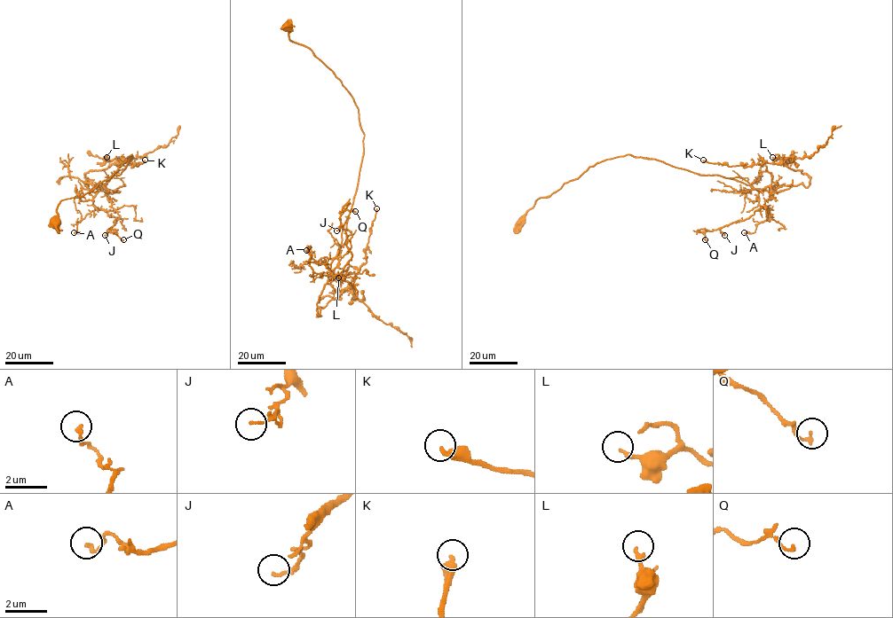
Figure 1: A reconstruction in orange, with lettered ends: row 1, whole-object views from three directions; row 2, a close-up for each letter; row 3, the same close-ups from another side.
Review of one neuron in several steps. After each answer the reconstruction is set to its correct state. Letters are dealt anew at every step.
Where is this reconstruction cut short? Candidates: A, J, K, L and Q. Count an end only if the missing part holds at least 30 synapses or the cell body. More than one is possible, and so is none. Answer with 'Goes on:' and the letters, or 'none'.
Goes on: none

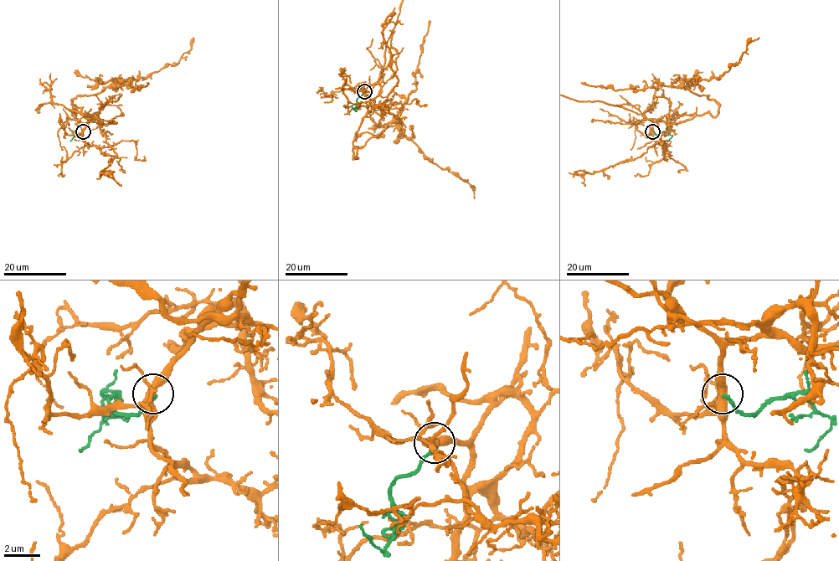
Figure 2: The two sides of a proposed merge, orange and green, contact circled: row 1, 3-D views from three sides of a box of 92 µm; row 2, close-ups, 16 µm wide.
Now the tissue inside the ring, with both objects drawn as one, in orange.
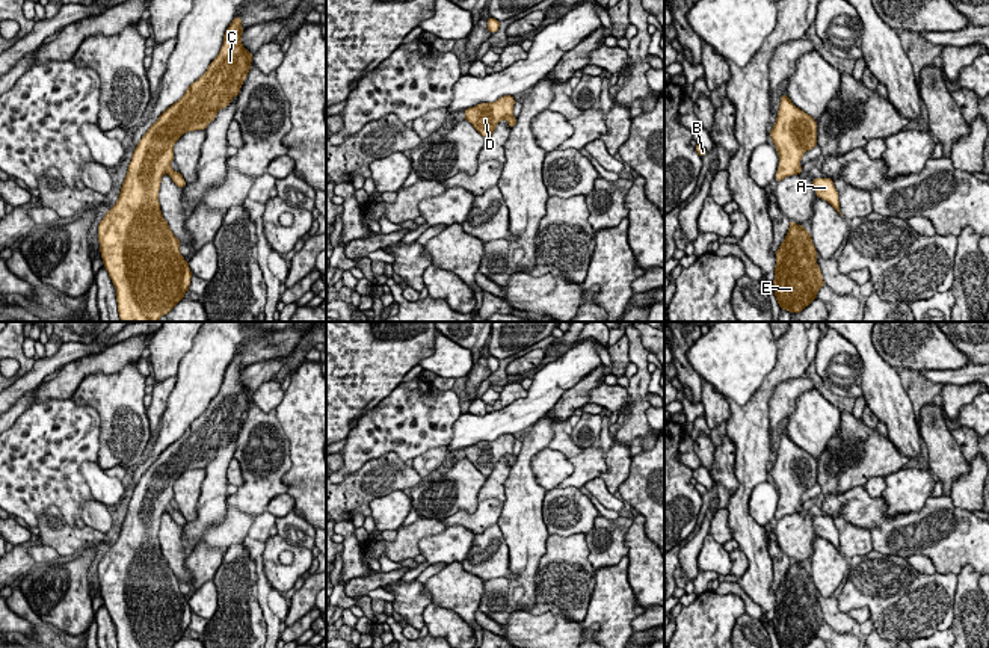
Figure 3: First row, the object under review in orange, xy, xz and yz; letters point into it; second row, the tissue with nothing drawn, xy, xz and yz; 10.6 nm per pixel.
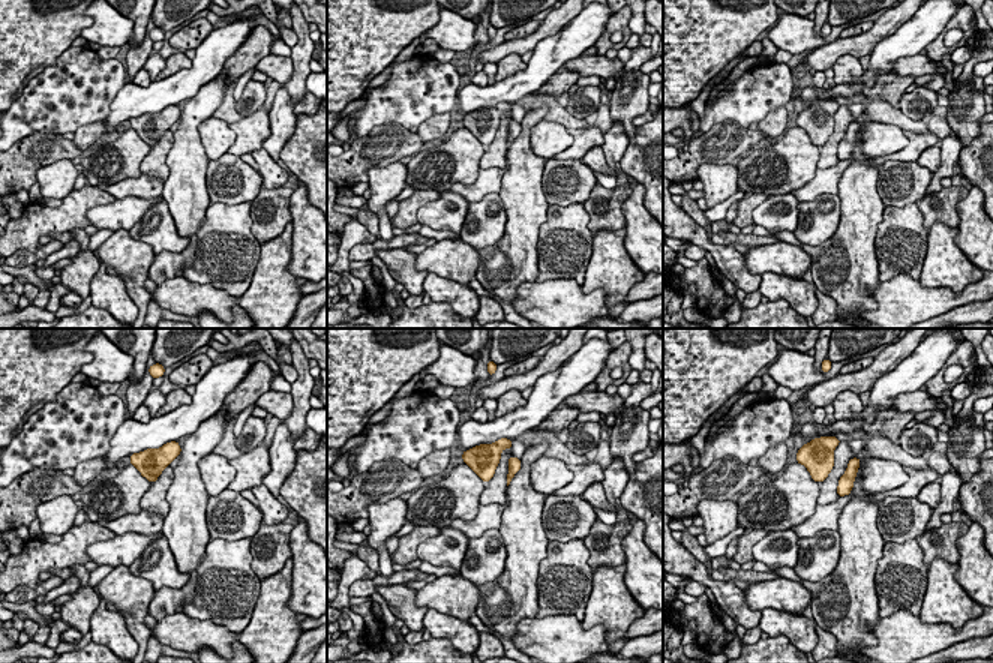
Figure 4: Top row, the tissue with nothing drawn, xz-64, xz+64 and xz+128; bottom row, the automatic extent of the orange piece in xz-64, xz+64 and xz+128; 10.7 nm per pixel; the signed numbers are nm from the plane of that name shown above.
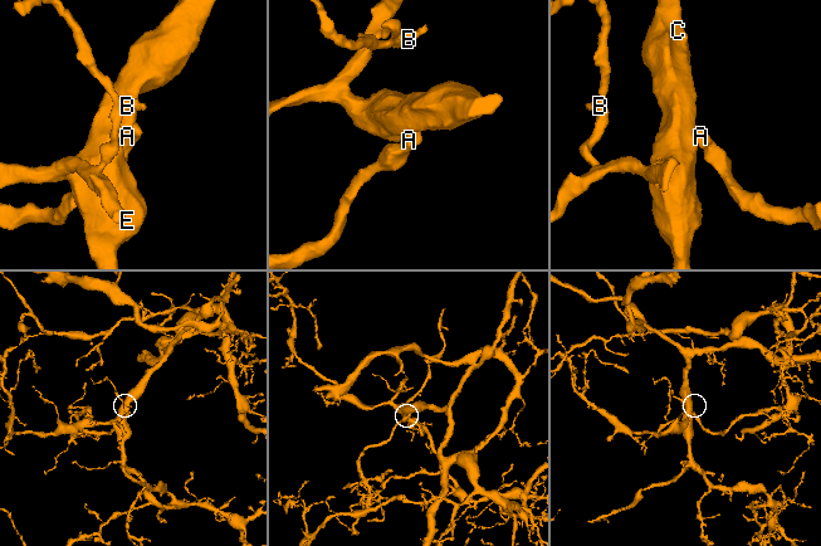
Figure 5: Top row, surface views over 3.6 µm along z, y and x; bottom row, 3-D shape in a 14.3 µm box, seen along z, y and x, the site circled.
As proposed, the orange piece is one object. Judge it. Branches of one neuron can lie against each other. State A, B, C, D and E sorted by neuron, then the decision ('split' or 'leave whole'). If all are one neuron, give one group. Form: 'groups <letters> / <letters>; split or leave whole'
groups A B C D E; leave whole

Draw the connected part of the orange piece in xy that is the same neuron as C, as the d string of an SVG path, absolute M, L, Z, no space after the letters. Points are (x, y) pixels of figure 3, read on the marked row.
M236 17L223 35L219 54L207 71L142 136L134 148L119 198L98 225L100 252L116 289L121 322L159 322L184 299L189 290L192 272L180 252L180 240L162 214L160 183L168 174L178 187L187 184L183 175L171 168L174 143L187 131L205 130L217 112L239 95L254 56L242 45L243 32L242 18Z

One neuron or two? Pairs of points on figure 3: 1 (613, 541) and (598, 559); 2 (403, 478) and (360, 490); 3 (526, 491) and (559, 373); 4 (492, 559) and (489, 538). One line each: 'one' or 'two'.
1: one
2: one
3: two
4: one

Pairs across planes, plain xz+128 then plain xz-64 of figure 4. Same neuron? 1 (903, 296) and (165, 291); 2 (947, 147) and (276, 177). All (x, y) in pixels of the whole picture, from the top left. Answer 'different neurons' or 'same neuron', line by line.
1: same neuron
2: different neurons

